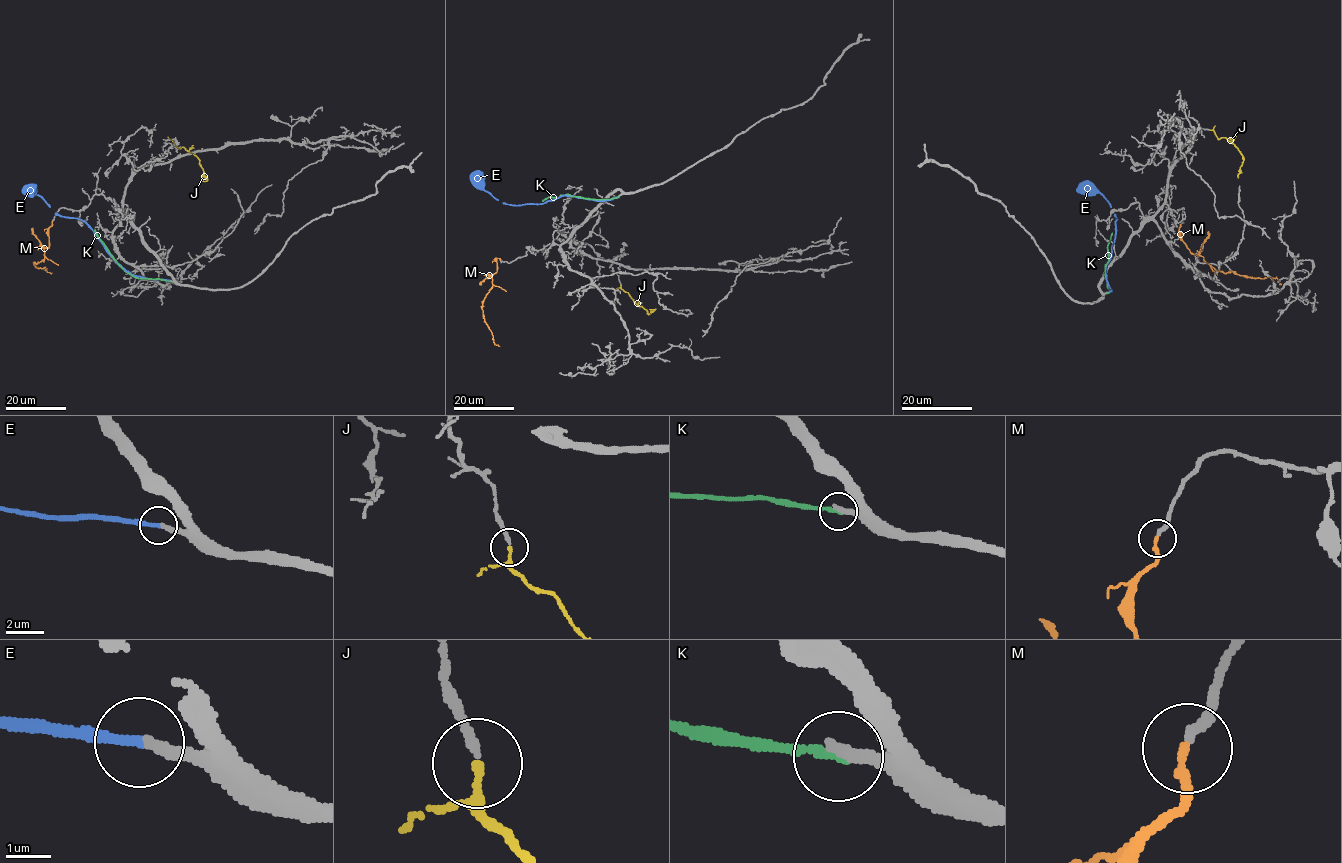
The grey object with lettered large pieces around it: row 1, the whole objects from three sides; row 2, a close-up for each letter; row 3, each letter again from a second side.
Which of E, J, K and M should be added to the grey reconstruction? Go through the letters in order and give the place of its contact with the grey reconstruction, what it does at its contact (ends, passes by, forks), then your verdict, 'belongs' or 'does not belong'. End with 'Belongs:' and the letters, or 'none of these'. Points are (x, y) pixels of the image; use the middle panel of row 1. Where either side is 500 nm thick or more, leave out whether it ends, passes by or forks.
E: meets grey at (617, 197); it ends there; belongs
J: meets grey at (621, 285); it passes by; belongs
K: meets grey at (618, 196); it ends there; does not belong
M: meets grey at (500, 260); it ends there; belongs
Belongs: E, J, M

